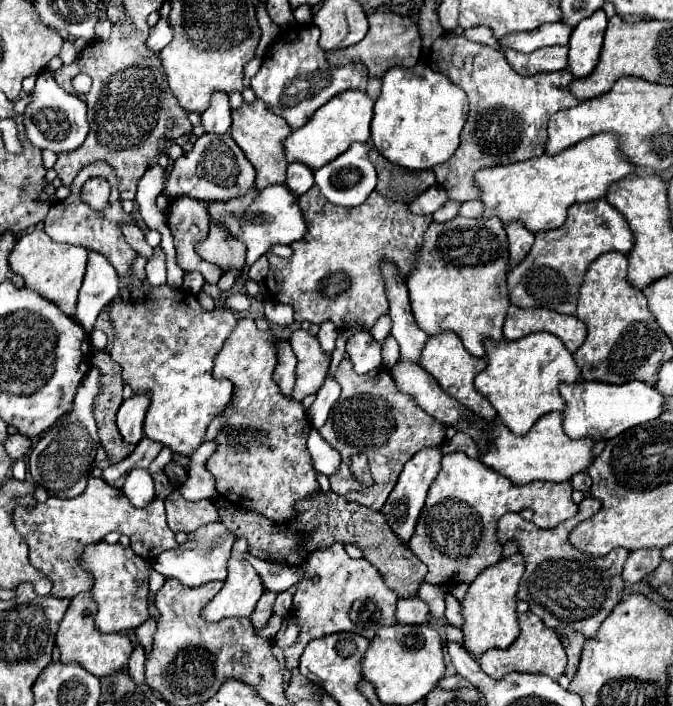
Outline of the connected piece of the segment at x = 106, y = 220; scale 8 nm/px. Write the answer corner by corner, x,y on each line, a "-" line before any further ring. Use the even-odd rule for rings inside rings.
80,192
70,194
66,200
56,202
54,206
50,206
50,212
44,220
44,232
54,240
54,242
68,242
68,244
80,244
86,246
92,252
98,252
102,256
106,256
106,260
116,268
118,276
126,276
130,274
130,268
136,260
136,252
128,246
124,234
122,234
122,224
138,224
138,218
134,214
128,214
122,210
120,202
110,202
110,208
106,210
92,210
90,206
86,206
80,200

